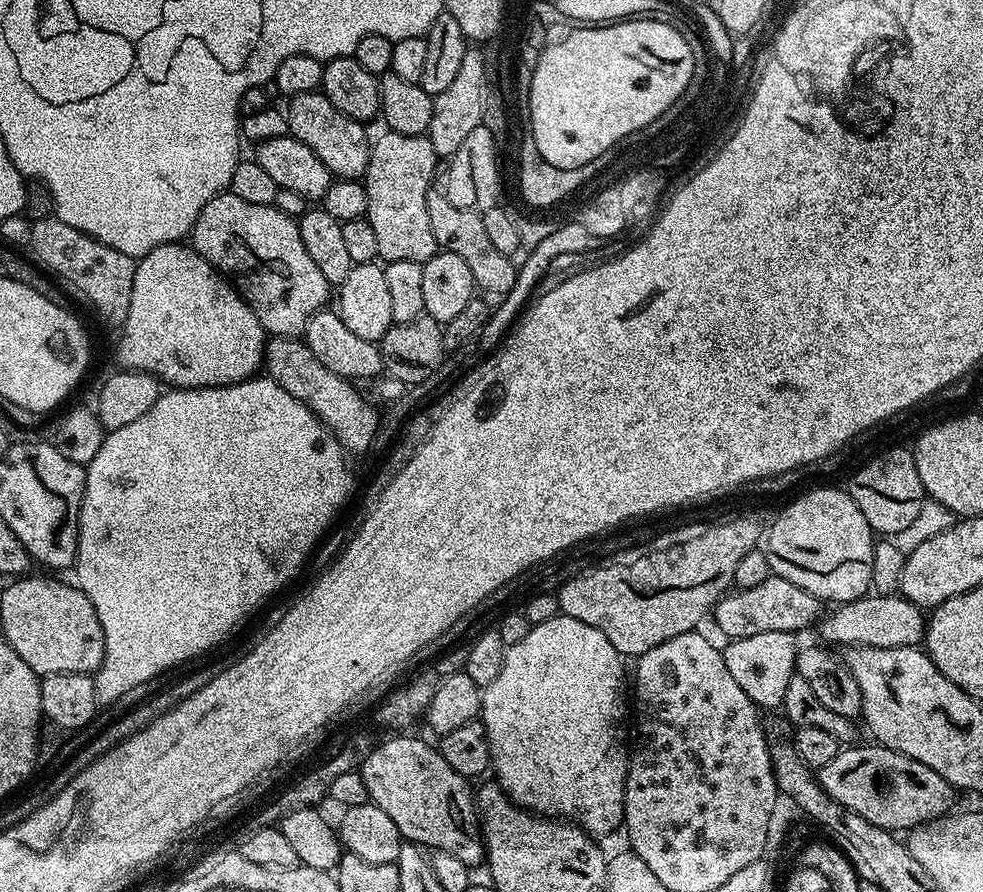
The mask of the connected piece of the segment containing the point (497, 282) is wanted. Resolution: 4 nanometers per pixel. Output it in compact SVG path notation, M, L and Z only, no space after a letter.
M440 190L429 192L426 210L430 213L430 230L434 230L437 245L450 254L458 254L458 258L470 266L470 274L476 280L477 289L497 292L497 297L503 298L514 286L518 264L513 257L502 254L502 250L496 249L490 242L483 215L454 206L454 202L450 202Z

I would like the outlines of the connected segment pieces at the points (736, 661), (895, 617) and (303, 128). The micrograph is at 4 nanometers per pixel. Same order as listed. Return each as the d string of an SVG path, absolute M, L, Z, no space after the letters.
M769 630L763 634L750 634L750 638L738 638L737 640L729 639L728 645L723 645L724 661L726 670L730 670L734 682L742 686L742 691L746 693L746 698L750 698L757 709L764 708L779 709L786 698L786 686L790 686L790 678L797 675L796 654L798 651L797 637L790 632L782 630Z
M869 594L852 600L849 604L838 604L833 612L819 621L820 636L843 646L874 646L875 648L917 647L923 641L926 631L925 609L918 607L902 595L877 596Z
M317 90L298 94L287 101L286 115L288 118L288 130L298 142L310 146L322 162L331 170L333 177L342 180L360 180L368 169L368 159L372 153L370 147L370 135L363 123L338 110L330 98L326 98L323 91Z

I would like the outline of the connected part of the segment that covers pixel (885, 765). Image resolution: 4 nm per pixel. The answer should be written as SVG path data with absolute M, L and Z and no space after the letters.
M868 742L865 748L848 747L852 746L841 747L839 754L818 770L818 779L830 799L854 810L854 814L862 814L866 822L874 822L874 826L887 828L893 834L900 834L903 828L915 830L929 822L947 817L955 809L952 807L956 804L957 789L953 788L950 782L946 782L942 774L930 770L930 766L906 754L898 754L889 748L882 748L875 742Z

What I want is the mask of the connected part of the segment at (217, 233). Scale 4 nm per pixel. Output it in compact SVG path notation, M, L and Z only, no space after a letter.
M225 190L202 206L190 244L254 310L269 337L299 337L315 312L327 305L330 286L302 246L299 223L271 204L254 206Z

